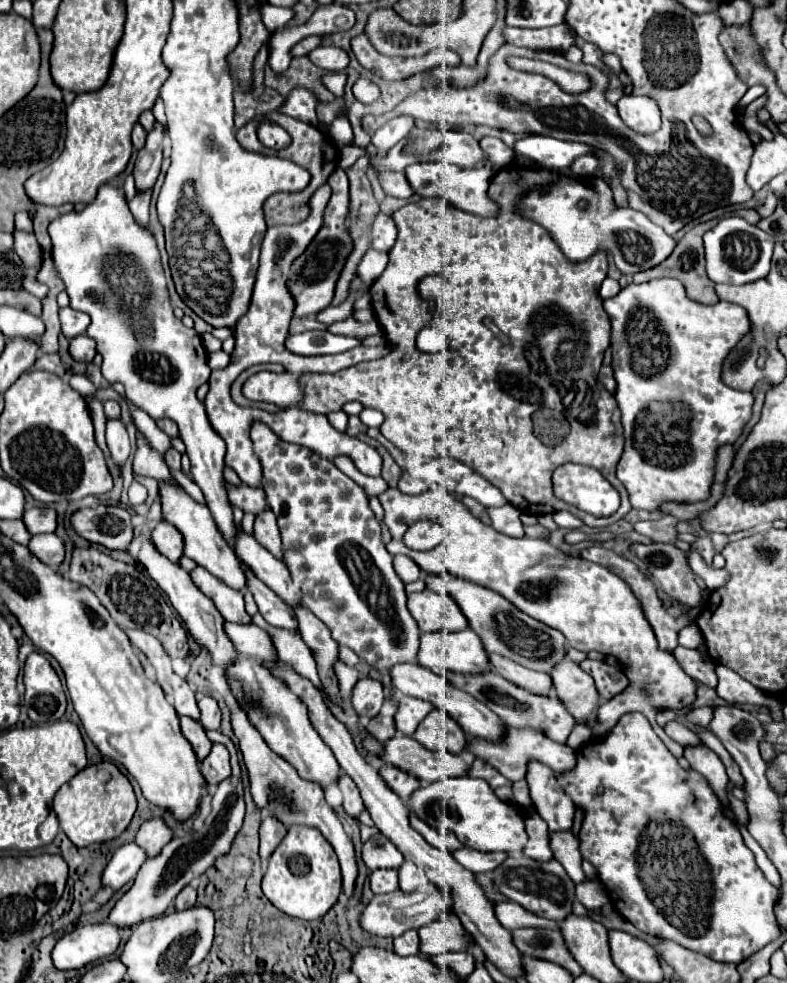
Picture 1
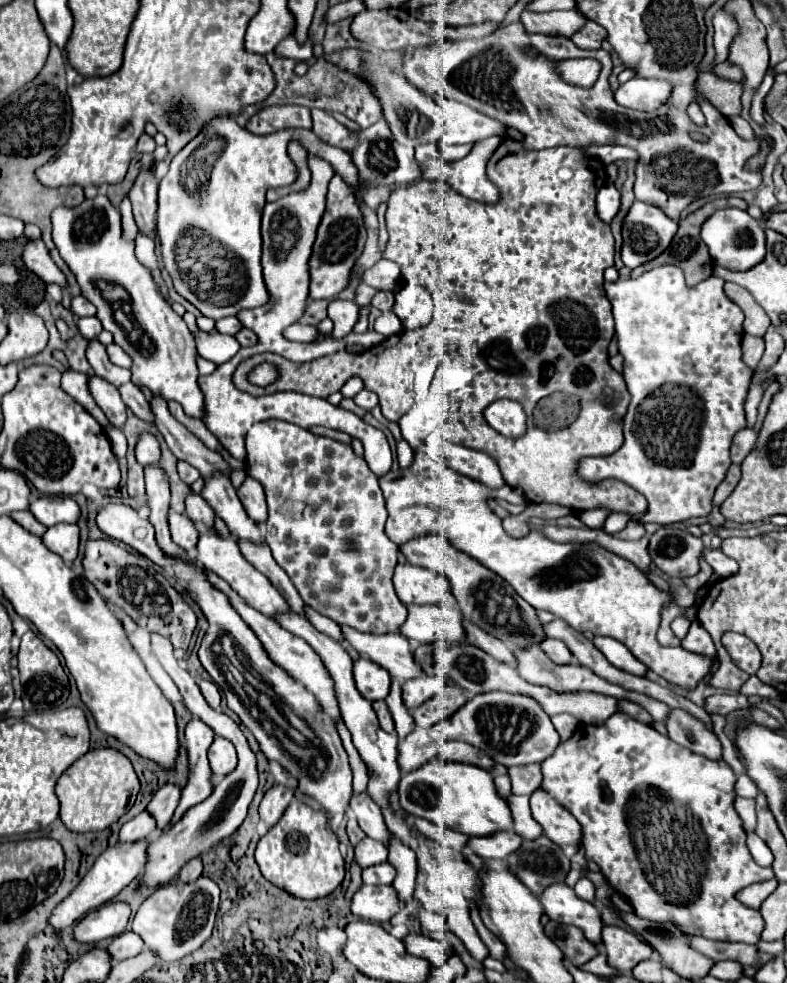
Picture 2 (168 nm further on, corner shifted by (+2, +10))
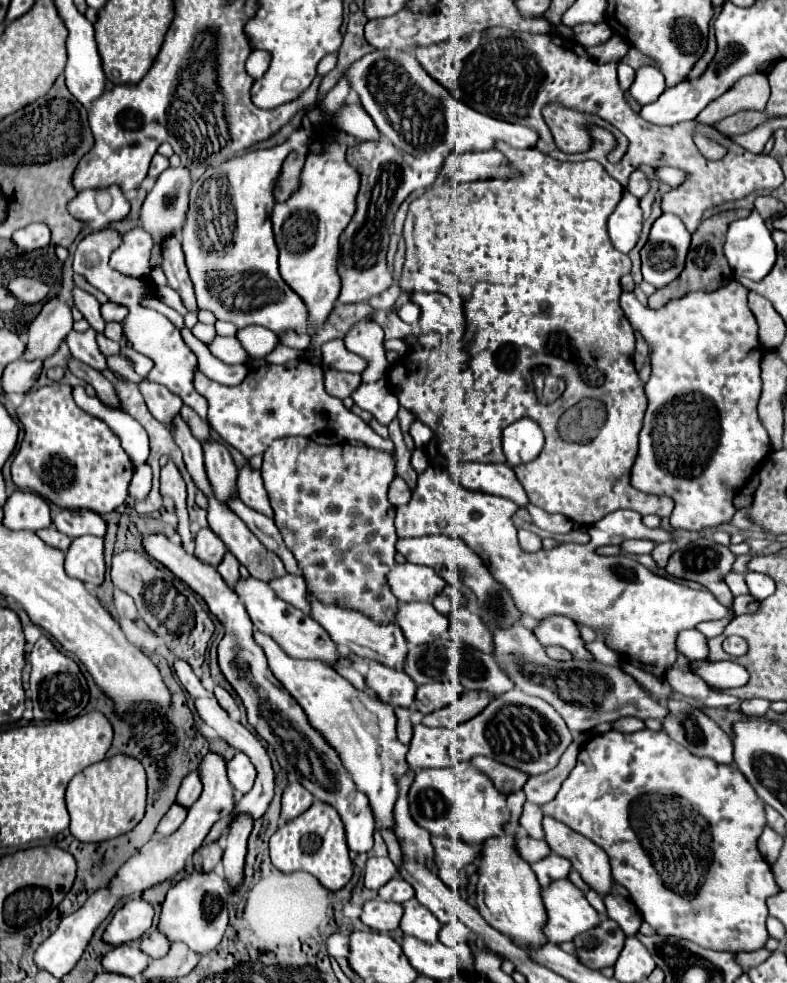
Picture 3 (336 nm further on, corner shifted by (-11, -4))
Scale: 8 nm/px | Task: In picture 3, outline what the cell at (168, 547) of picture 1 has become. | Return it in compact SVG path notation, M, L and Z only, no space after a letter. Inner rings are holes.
M200 529L198 531L194 555L198 555L200 561L216 568L216 565L220 565L220 561L224 559L226 551L228 551L226 545L222 543L222 539L216 533L212 533L210 529Z

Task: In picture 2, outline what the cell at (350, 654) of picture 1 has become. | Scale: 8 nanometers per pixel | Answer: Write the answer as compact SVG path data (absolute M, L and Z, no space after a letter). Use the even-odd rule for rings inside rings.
M307 607L309 609L309 613L307 613L307 619L321 631L321 633L325 633L325 635L329 635L331 639L335 639L335 641L345 641L345 637L343 637L343 631L341 631L341 627L335 623L335 621L331 621L331 619L327 619L327 617L321 617L317 611L313 611L311 607Z

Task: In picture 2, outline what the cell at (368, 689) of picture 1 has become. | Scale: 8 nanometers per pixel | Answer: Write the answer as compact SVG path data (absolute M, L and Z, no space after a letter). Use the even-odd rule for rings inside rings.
M361 657L359 661L355 661L353 675L355 675L357 689L365 699L379 701L379 699L387 697L389 685L391 685L391 675L383 667Z

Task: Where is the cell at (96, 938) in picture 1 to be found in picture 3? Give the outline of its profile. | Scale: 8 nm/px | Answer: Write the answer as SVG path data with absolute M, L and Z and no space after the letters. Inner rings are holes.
M130 899L120 907L112 921L106 927L104 941L110 945L122 945L130 943L134 939L140 939L144 931L152 925L154 919L154 907L144 899Z

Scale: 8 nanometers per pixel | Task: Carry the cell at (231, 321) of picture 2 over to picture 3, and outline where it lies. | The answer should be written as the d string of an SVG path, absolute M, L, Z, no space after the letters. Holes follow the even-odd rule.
M260 325L244 327L238 331L236 337L252 357L266 357L278 345L276 333L272 333L266 327L260 327Z

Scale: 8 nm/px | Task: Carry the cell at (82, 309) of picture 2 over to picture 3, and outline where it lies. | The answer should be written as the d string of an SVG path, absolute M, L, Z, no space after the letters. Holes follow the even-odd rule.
M104 303L102 305L102 317L106 321L124 321L124 317L128 315L128 307L118 305L118 303Z

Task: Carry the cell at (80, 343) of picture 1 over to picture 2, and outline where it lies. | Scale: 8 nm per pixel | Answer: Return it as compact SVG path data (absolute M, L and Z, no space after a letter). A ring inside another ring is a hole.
M83 317L83 319L79 319L77 321L77 329L79 329L81 337L85 337L87 341L97 339L97 335L103 331L103 327L101 327L97 317Z

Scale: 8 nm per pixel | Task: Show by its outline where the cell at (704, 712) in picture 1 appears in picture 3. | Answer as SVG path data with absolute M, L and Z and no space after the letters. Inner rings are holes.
M748 699L748 701L742 701L740 707L746 715L762 717L770 709L770 701L766 701L766 699Z

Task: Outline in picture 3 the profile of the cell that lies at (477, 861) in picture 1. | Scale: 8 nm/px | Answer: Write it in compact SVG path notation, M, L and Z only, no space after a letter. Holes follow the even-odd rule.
M522 835L518 839L518 851L528 863L536 863L552 853L552 849L544 839L532 839L530 835Z

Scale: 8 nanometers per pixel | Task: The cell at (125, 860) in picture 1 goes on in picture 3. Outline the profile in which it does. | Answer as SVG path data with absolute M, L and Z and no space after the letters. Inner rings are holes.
M174 803L174 805L170 807L170 811L164 815L164 819L160 821L158 833L160 833L160 835L172 835L172 833L184 823L186 813L188 813L186 807L180 807L178 803Z

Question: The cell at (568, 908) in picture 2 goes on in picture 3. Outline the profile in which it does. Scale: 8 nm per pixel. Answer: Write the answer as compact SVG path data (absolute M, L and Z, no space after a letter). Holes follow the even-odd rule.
M568 879L552 881L546 889L542 889L542 901L548 915L544 935L556 945L572 941L576 935L600 923L596 909Z

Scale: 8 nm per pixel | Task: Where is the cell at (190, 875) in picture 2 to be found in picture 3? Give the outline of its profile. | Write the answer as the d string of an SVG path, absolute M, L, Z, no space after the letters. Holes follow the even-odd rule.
M208 843L208 845L200 845L194 851L194 867L198 867L200 871L212 871L222 859L222 847L220 843Z

